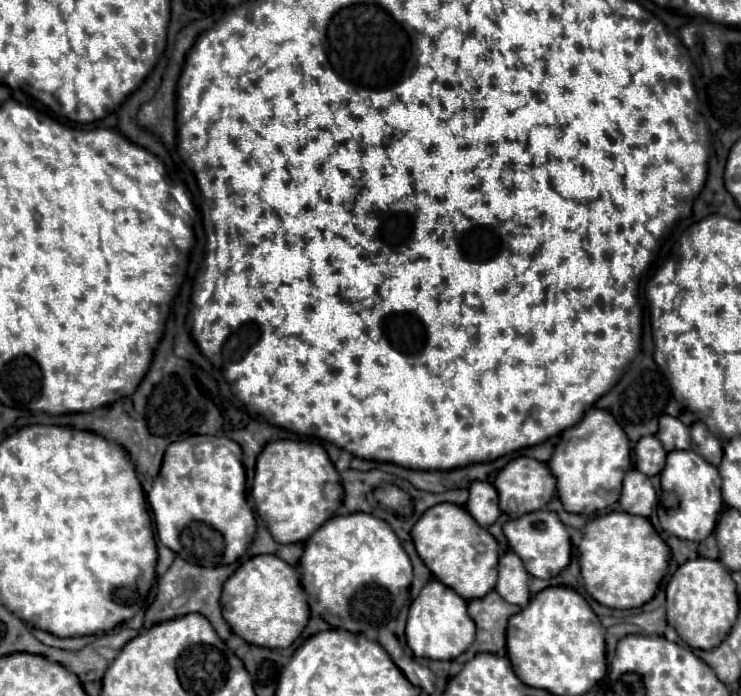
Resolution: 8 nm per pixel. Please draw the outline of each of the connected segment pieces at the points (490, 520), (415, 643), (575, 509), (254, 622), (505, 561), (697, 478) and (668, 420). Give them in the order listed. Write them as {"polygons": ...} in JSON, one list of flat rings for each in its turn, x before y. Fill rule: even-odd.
{"polygons":[[[473,481,469,487,469,501,465,509,481,527,493,525,501,515,497,505,497,491,493,489,493,485,485,481]],[[433,579,421,589,419,597,411,603,405,635,407,645,411,647,415,657,451,661,473,643,475,625,473,621,469,621,467,601,453,593,453,589,441,585,441,581]],[[589,409,589,413,585,413,577,425,561,433,555,453,547,465,557,479,557,495,563,509,569,513,591,515,619,499,621,481,631,465,629,439,617,421,613,421,609,411]],[[257,555,241,565,221,591,223,617,241,639,259,647,289,647,309,621,309,605,299,585,297,571,275,555]],[[507,551,501,559,499,559,499,579,497,579,497,593,501,593,501,597,505,597,505,601,519,605,519,607,527,607,531,593,529,593,529,573,525,571,523,561,513,553]],[[691,449,667,453,667,465,661,471,661,489,665,493,673,493,677,499,675,503,667,505,667,509,661,509,663,515,659,515,659,521,663,531,687,541,703,541,713,533,717,517,723,509,721,475,717,467,707,463,701,455,697,455]],[[663,415,661,417,657,439,661,441,661,445,663,445,665,451,689,449,691,447,689,429,677,417,671,417,671,415]]]}

